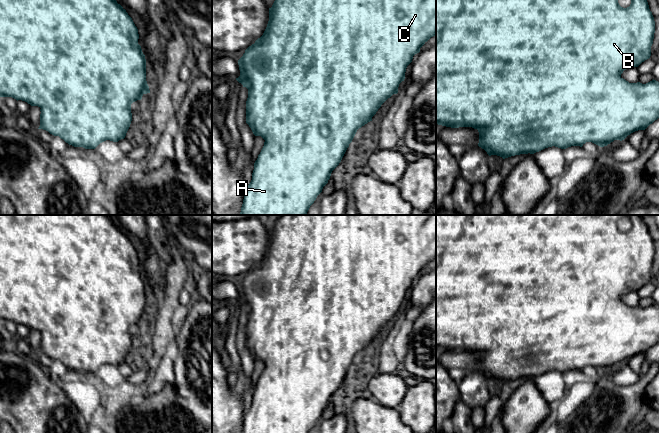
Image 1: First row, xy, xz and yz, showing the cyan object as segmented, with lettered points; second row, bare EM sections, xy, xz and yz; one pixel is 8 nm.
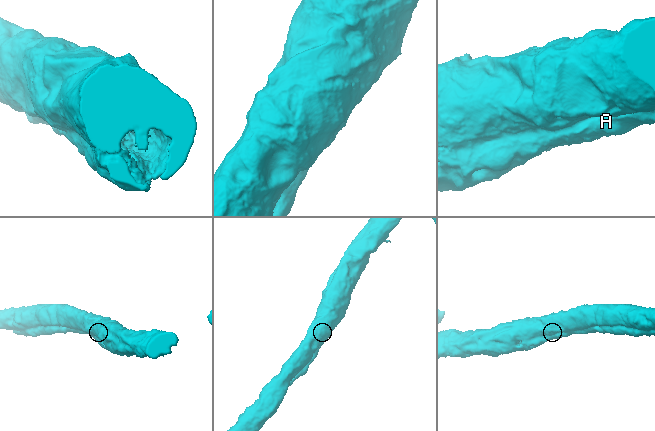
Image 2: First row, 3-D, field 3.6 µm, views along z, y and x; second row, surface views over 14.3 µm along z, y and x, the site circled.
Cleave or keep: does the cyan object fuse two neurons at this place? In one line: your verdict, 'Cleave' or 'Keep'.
Keep

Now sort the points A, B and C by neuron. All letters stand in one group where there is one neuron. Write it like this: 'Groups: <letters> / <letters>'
Groups: A B C

